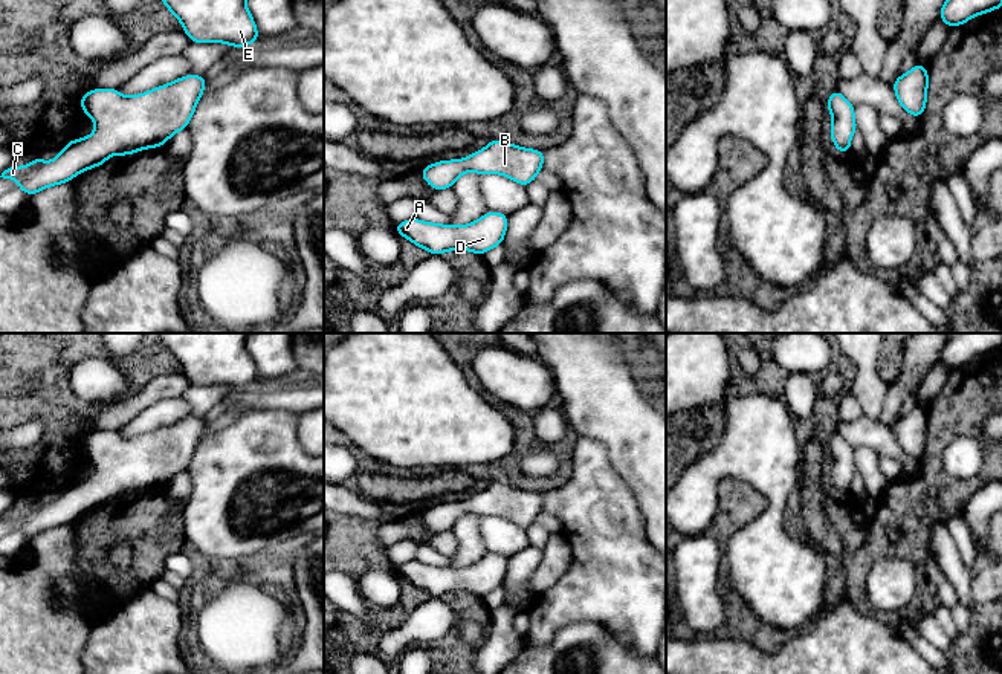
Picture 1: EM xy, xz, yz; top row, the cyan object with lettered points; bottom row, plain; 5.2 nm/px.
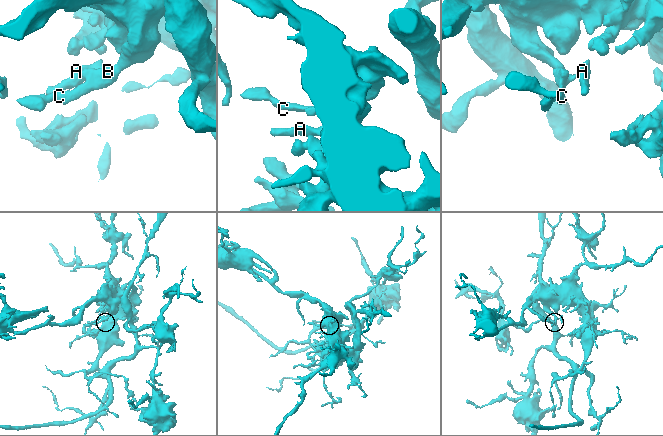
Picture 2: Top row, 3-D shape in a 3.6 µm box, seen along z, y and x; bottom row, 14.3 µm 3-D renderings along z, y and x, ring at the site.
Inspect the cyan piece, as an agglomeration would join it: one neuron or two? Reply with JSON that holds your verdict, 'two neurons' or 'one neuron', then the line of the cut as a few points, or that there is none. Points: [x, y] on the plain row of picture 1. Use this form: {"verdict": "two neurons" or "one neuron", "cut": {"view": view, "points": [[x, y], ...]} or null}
{"verdict": "two neurons", "cut": {"view": "xy", "points": [[158, 430], [138, 442], [124, 462], [124, 479], [132, 494]]}}

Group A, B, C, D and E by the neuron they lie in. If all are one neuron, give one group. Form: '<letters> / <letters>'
A B D E / C

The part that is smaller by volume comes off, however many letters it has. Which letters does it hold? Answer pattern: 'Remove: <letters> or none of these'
Remove: C

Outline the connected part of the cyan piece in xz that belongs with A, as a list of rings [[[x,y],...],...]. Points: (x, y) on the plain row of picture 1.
[[[489,553],[481,561],[463,569],[409,561],[394,567],[394,572],[403,581],[411,582],[412,587],[429,593],[432,598],[457,591],[483,598],[492,590],[503,587],[507,561],[509,556]]]

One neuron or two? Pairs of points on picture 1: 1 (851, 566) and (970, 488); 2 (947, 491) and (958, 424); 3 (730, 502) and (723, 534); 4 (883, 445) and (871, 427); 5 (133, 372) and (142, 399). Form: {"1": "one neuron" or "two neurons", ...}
{"1": "one neuron", "2": "one neuron", "3": "one neuron", "4": "one neuron", "5": "two neurons"}

